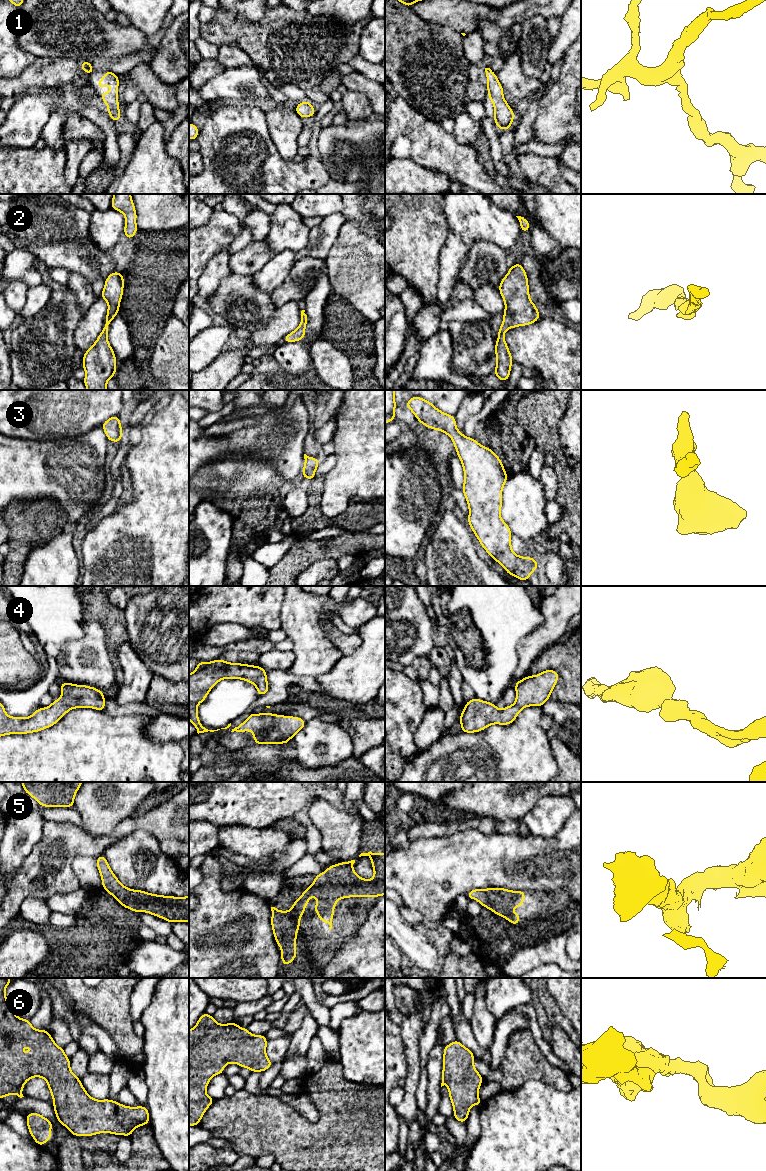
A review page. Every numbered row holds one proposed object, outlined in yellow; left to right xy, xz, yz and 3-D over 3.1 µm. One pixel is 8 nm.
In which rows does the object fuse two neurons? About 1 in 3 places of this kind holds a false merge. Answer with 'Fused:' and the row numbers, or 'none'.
Fused: none

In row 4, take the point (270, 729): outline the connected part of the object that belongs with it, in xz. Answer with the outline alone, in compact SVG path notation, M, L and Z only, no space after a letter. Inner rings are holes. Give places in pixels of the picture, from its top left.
M250 712L249 717L239 726L232 729L231 732L245 732L252 730L255 740L254 745L258 744L277 744L284 745L293 738L306 722L300 717L276 715L274 713L253 714Z

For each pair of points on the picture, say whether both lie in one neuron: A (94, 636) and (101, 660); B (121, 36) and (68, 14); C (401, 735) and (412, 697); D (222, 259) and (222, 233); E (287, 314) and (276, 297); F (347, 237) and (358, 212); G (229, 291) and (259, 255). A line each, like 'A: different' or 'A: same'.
A: same
B: same
C: same
D: different
E: different
F: different
G: different

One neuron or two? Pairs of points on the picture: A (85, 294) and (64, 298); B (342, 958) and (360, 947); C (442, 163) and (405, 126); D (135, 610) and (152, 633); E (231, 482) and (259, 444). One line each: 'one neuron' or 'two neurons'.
A: two neurons
B: one neuron
C: one neuron
D: one neuron
E: two neurons

